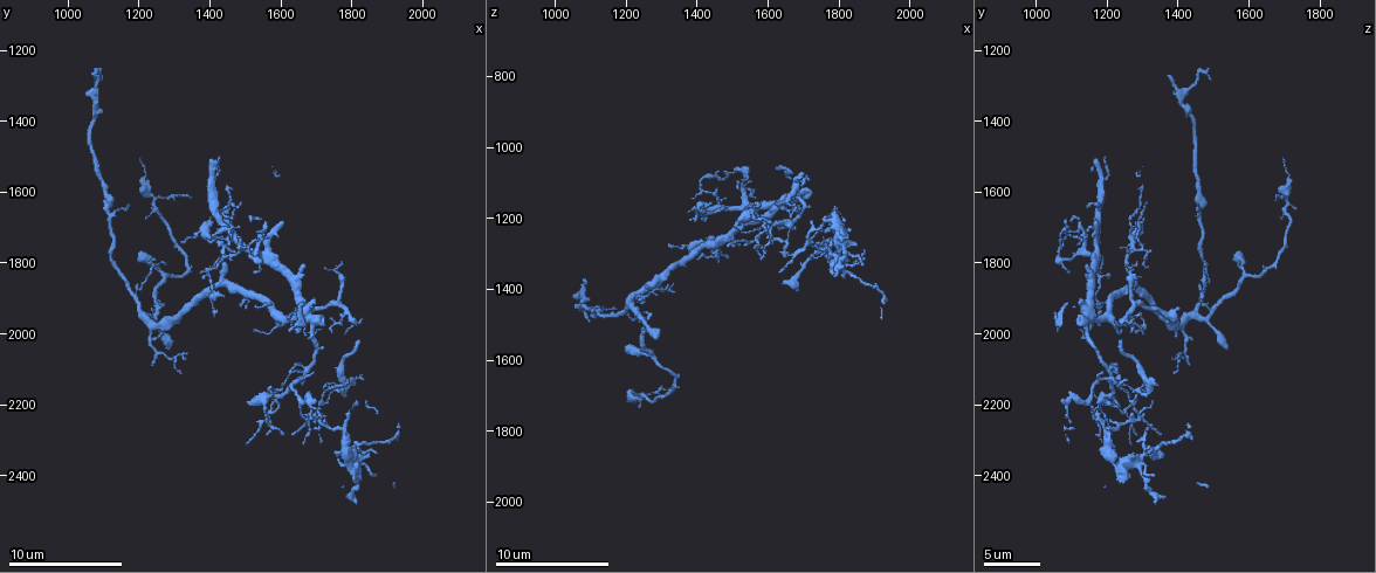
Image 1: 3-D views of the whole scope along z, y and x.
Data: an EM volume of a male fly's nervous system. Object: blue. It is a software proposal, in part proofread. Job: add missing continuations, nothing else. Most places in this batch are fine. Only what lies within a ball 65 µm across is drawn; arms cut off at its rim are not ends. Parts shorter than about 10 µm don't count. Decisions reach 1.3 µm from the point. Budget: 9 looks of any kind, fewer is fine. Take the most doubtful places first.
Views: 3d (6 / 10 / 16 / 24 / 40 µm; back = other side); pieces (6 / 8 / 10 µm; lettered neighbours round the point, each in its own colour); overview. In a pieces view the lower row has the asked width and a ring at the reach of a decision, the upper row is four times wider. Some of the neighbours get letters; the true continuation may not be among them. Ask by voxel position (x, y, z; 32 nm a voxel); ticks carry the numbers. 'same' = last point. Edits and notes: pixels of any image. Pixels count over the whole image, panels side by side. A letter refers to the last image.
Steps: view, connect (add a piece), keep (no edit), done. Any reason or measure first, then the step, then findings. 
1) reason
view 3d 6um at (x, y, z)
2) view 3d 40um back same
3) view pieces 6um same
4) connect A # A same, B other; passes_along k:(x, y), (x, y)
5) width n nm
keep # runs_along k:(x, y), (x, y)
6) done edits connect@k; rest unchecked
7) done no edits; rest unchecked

branch stops here
view pieces 10um at (1275, 2035, 1530)

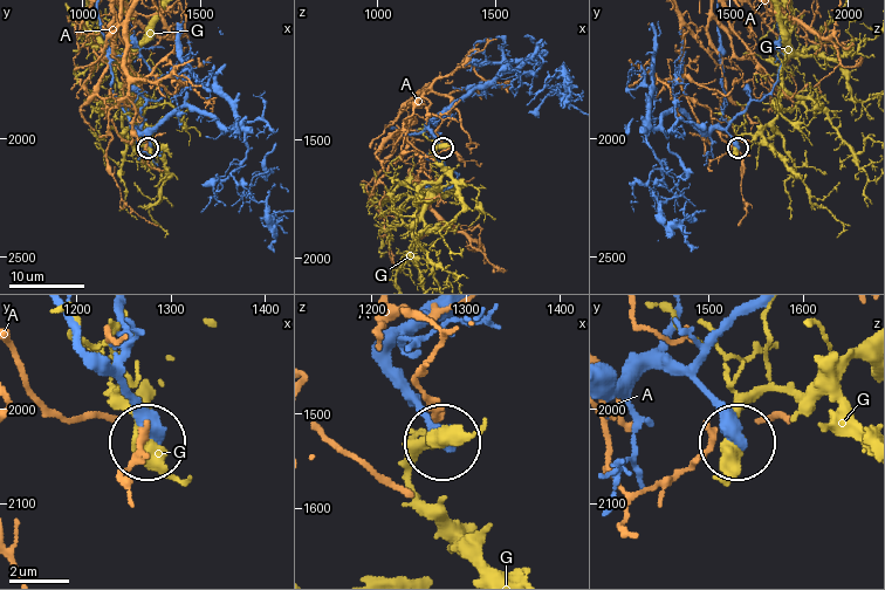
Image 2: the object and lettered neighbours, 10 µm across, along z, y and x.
width 430 nm
keep # A other, G other; no lettered piece goes on from it

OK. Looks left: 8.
an open end
view pieces 10um at (1515, 2190, 1215)

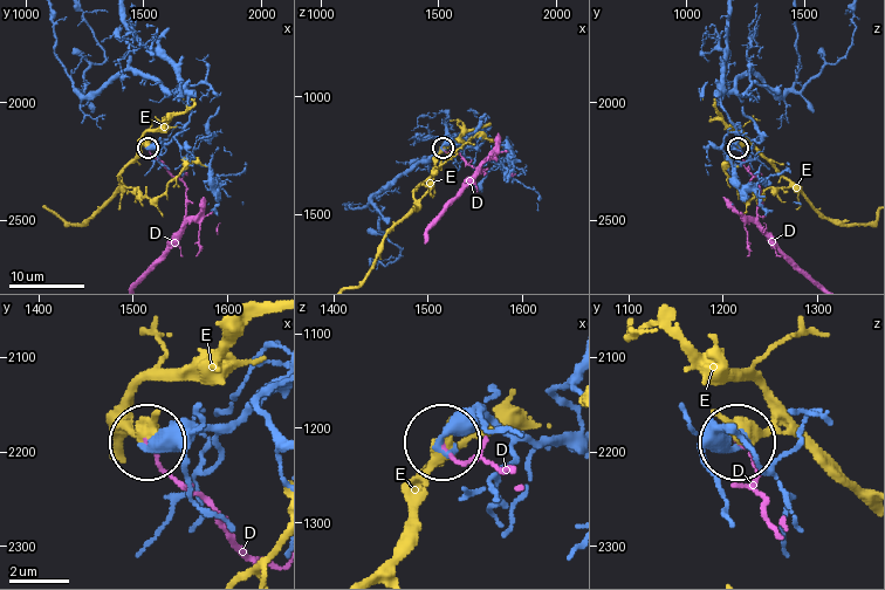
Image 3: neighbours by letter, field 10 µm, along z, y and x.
keep # D other, E other; none of them fits

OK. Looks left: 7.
branch stops here
view pieces 10um at (1210, 1770, 1570)

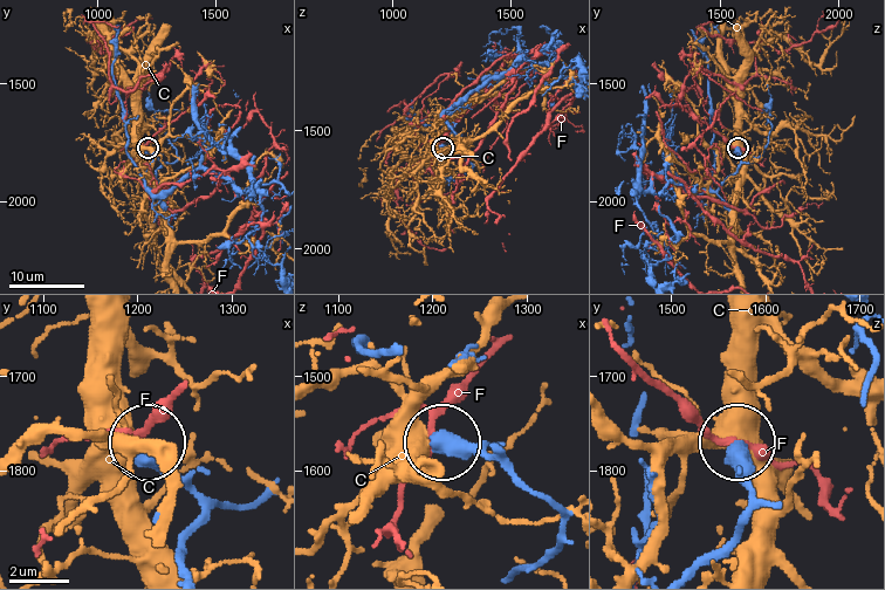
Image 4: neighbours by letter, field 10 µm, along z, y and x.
keep # C other, F other; none of them fits

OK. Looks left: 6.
thin end
view pieces 6um at (1500, 1930, 1280)

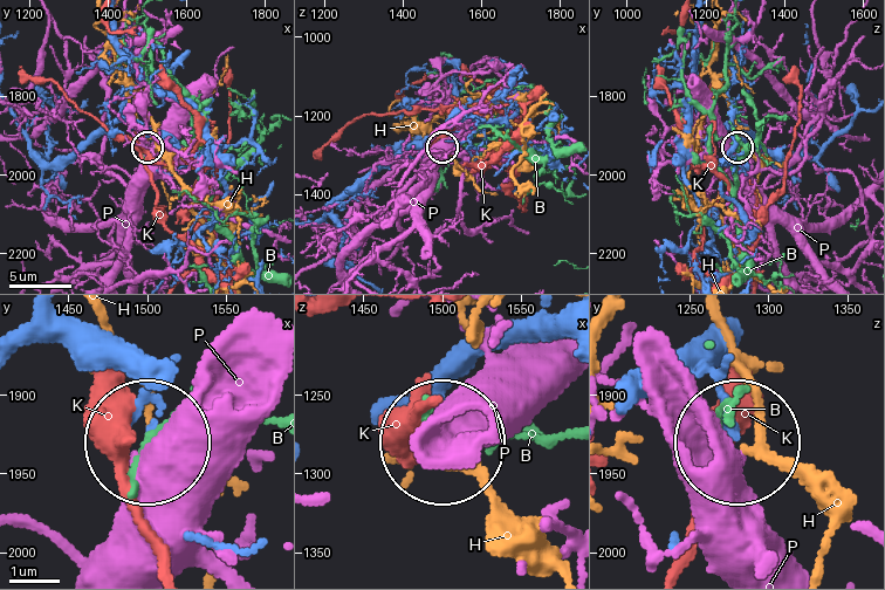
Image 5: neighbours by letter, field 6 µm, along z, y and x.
keep # B other, H other, K other, P other; no lettered piece goes on from it

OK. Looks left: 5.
done no edits; rest unchecked

